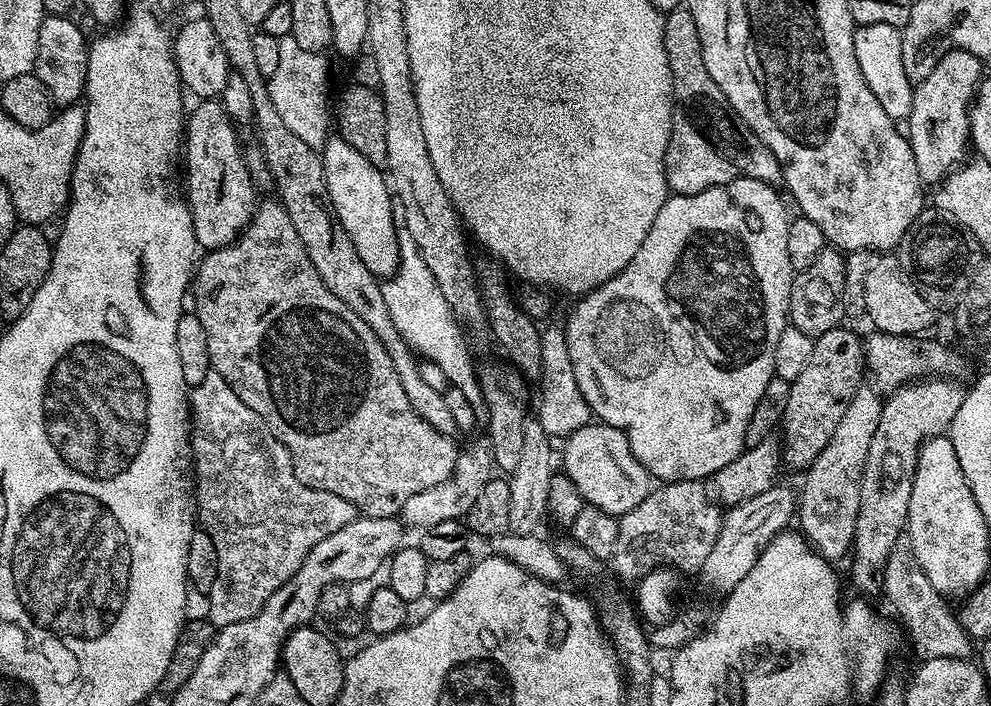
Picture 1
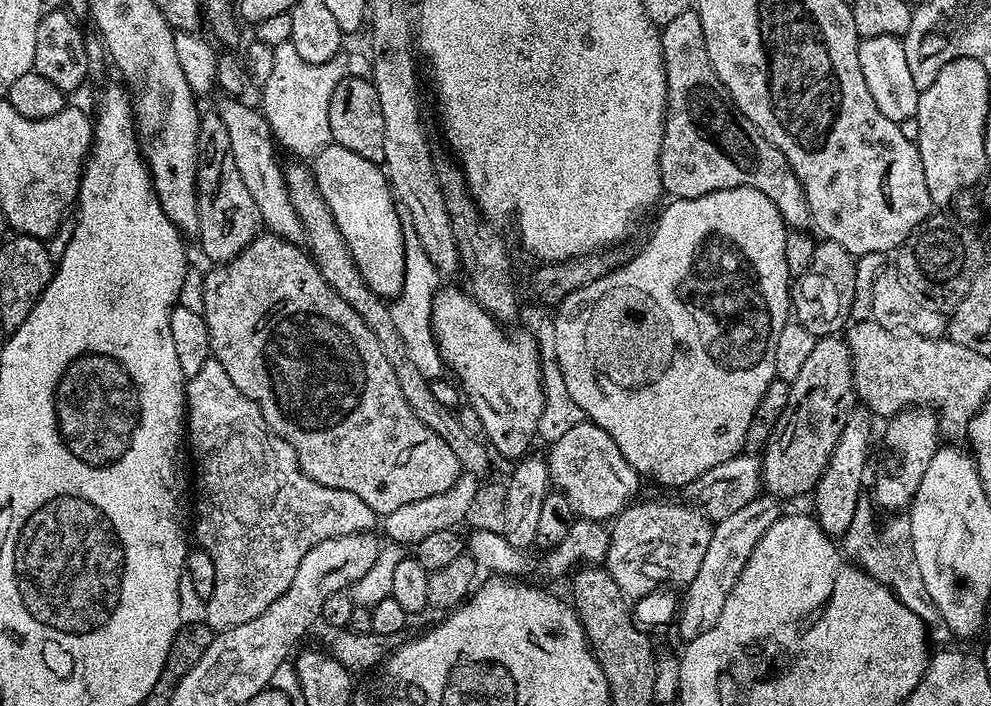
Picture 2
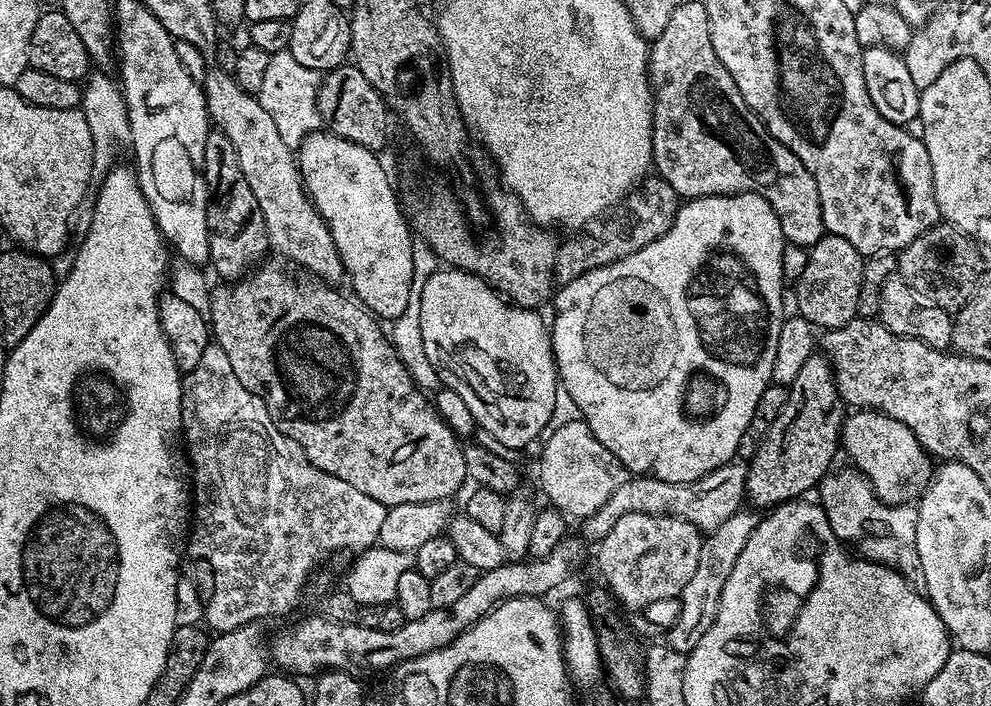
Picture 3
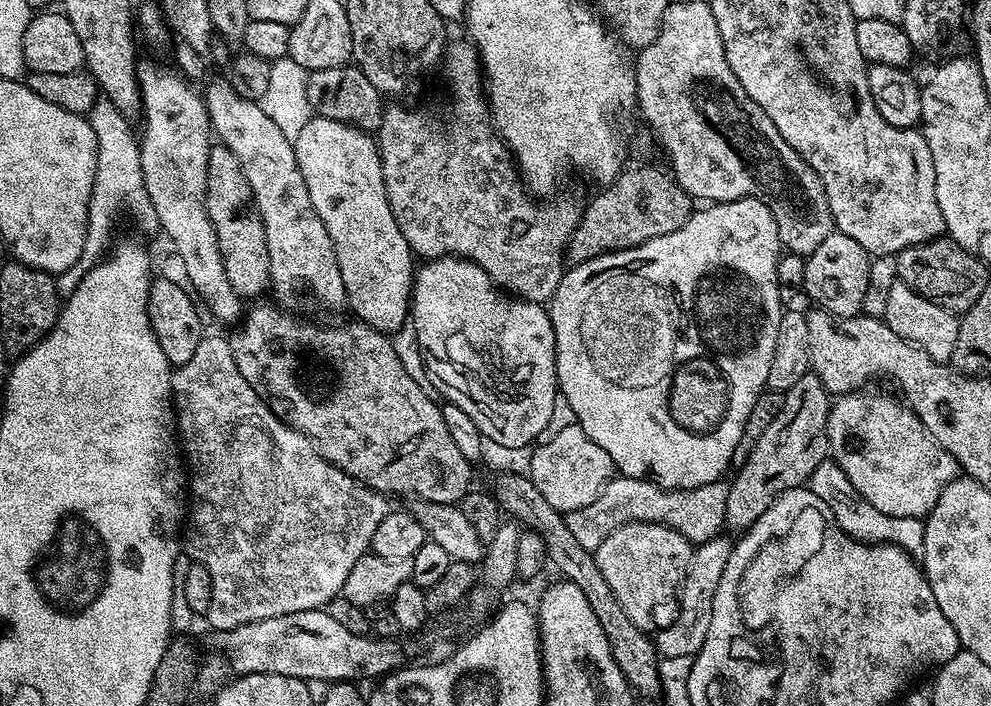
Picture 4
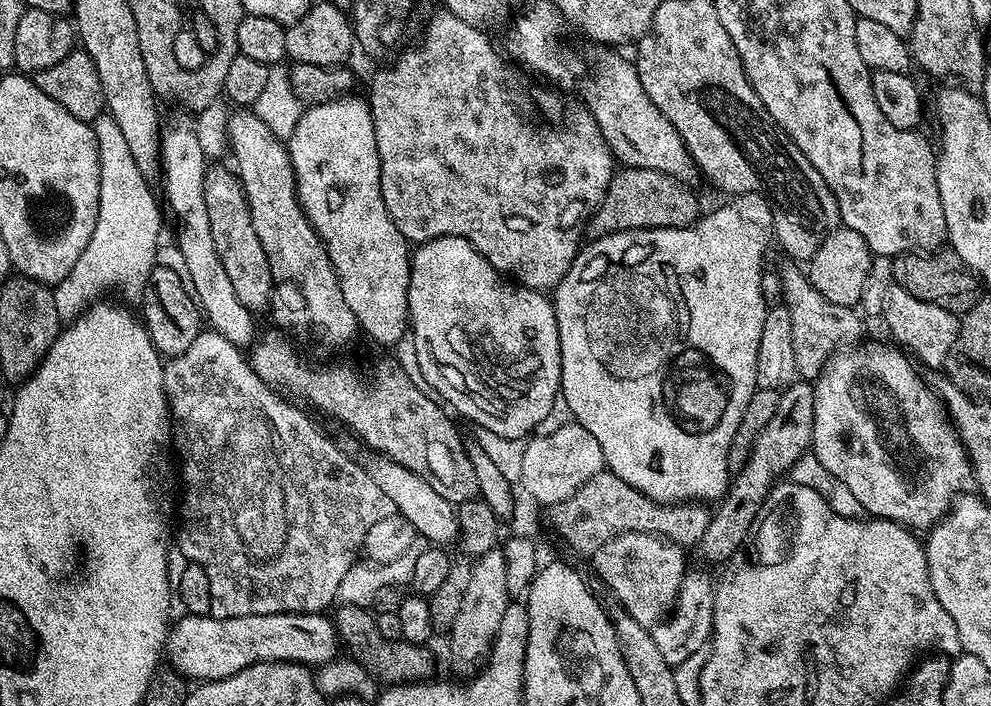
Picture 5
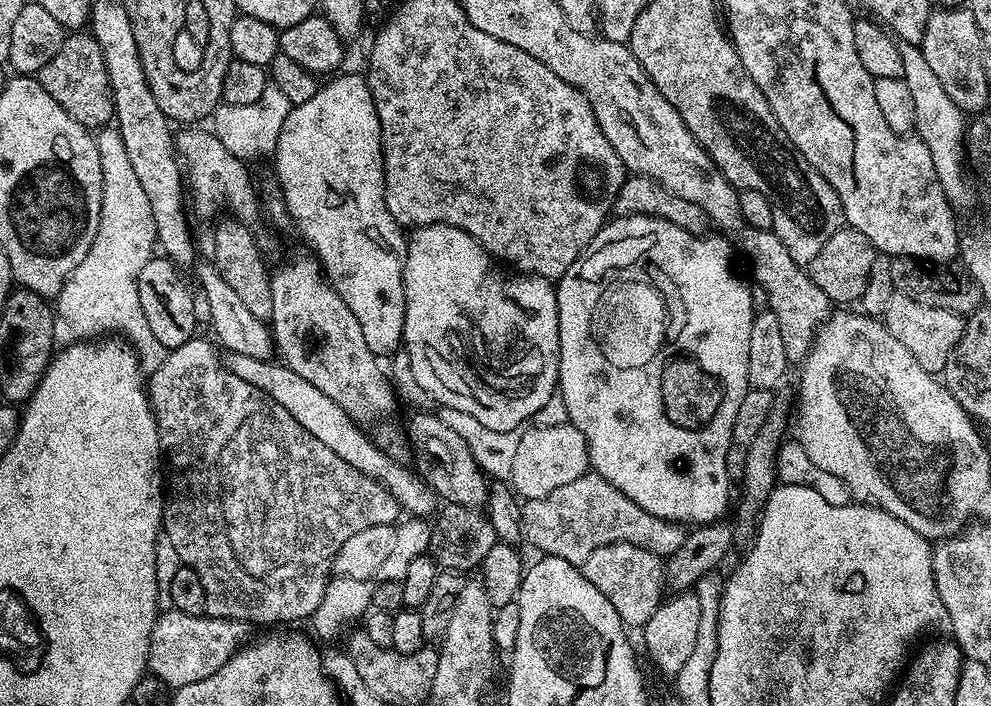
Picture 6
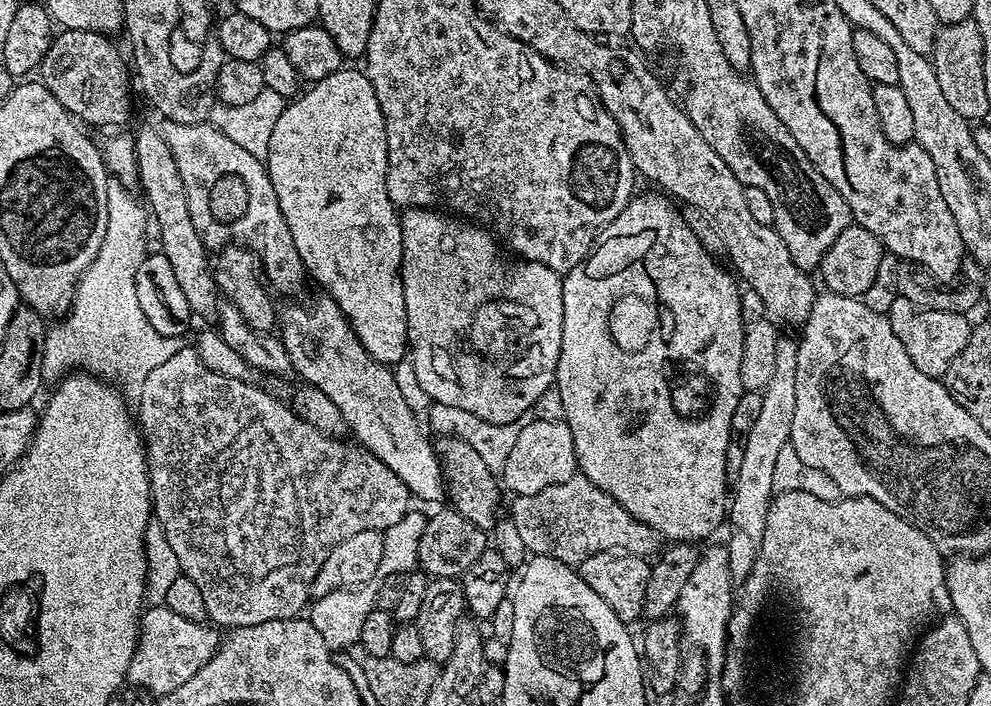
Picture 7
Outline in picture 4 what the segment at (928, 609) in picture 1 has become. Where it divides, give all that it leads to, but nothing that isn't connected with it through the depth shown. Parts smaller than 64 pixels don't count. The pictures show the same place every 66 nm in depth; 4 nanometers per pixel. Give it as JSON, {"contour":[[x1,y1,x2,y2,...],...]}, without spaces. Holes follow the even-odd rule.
{"contour":[[829,458,822,461,814,474,810,474,807,487,811,488,814,494,818,494,822,502,826,502,832,519,847,536,853,536,866,544,896,544,909,554,923,553,924,520,919,516,894,518,890,514,882,514,882,510,874,510,874,506,870,506,870,502,866,502,866,498,862,498,858,490,854,490,854,486,850,486,846,474,836,465,835,460]]}

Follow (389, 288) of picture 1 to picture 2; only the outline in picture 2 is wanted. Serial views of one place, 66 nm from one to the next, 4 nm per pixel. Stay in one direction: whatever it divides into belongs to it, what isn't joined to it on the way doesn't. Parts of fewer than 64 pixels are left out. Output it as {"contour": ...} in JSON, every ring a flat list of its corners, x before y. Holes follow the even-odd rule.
{"contour":[[400,206,397,207,396,213,400,219,404,239,404,282,400,293,391,301,392,317,398,335,402,337,402,342,406,342,410,359,417,364,418,371,431,382,441,379,446,372,442,354,436,349,436,335,432,329,432,303,441,287,442,273,430,260,430,254,426,254,426,250,423,249,422,242,412,225,410,210]]}

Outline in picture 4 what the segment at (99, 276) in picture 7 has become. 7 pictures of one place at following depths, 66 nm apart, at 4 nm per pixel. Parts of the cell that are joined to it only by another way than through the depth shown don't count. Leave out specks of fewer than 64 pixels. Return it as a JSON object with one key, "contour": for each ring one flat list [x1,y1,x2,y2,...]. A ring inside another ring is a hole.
{"contour":[[105,98,97,99,92,111,87,113,88,120,96,135,96,173,94,186,88,203,88,229,82,246,82,254,72,268,59,273,56,290,57,293,67,294,73,292,84,273,88,272,109,251,108,239,112,236,112,219,120,208,120,203,128,203,128,212,132,220,144,232,156,232,159,229,158,214,154,214,154,202,146,194,146,186,142,178,142,158,140,157,140,141,137,133,132,132,133,124,129,117,124,116]]}

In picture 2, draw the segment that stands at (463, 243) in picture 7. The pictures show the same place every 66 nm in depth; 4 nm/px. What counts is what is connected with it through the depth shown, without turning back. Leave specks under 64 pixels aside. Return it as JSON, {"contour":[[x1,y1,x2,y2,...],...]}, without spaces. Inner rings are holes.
{"contour":[[441,287,434,298,432,329,436,335,436,349,442,354,450,372,453,372,451,375,458,381,467,403,468,400,472,403,471,411,481,419,483,435,494,449,495,455,505,456,506,459,512,460,511,462,516,462,531,449,528,447,531,446,532,439,537,439,539,419,543,412,544,378,540,369,539,346,532,333,527,330,508,332,512,330,501,324,475,297,461,288]]}

